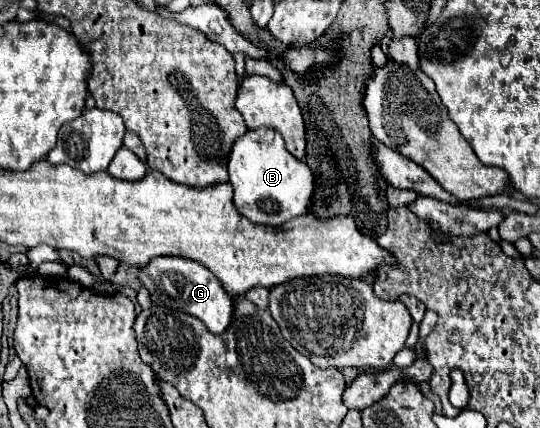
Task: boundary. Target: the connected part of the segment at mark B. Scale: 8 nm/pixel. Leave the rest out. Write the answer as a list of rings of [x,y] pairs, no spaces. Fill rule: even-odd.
[[[273,128],[247,130],[245,136],[237,138],[229,154],[227,172],[233,186],[235,208],[255,224],[281,226],[283,222],[309,212],[315,190],[313,172],[303,160],[297,160],[285,150],[281,134]]]

